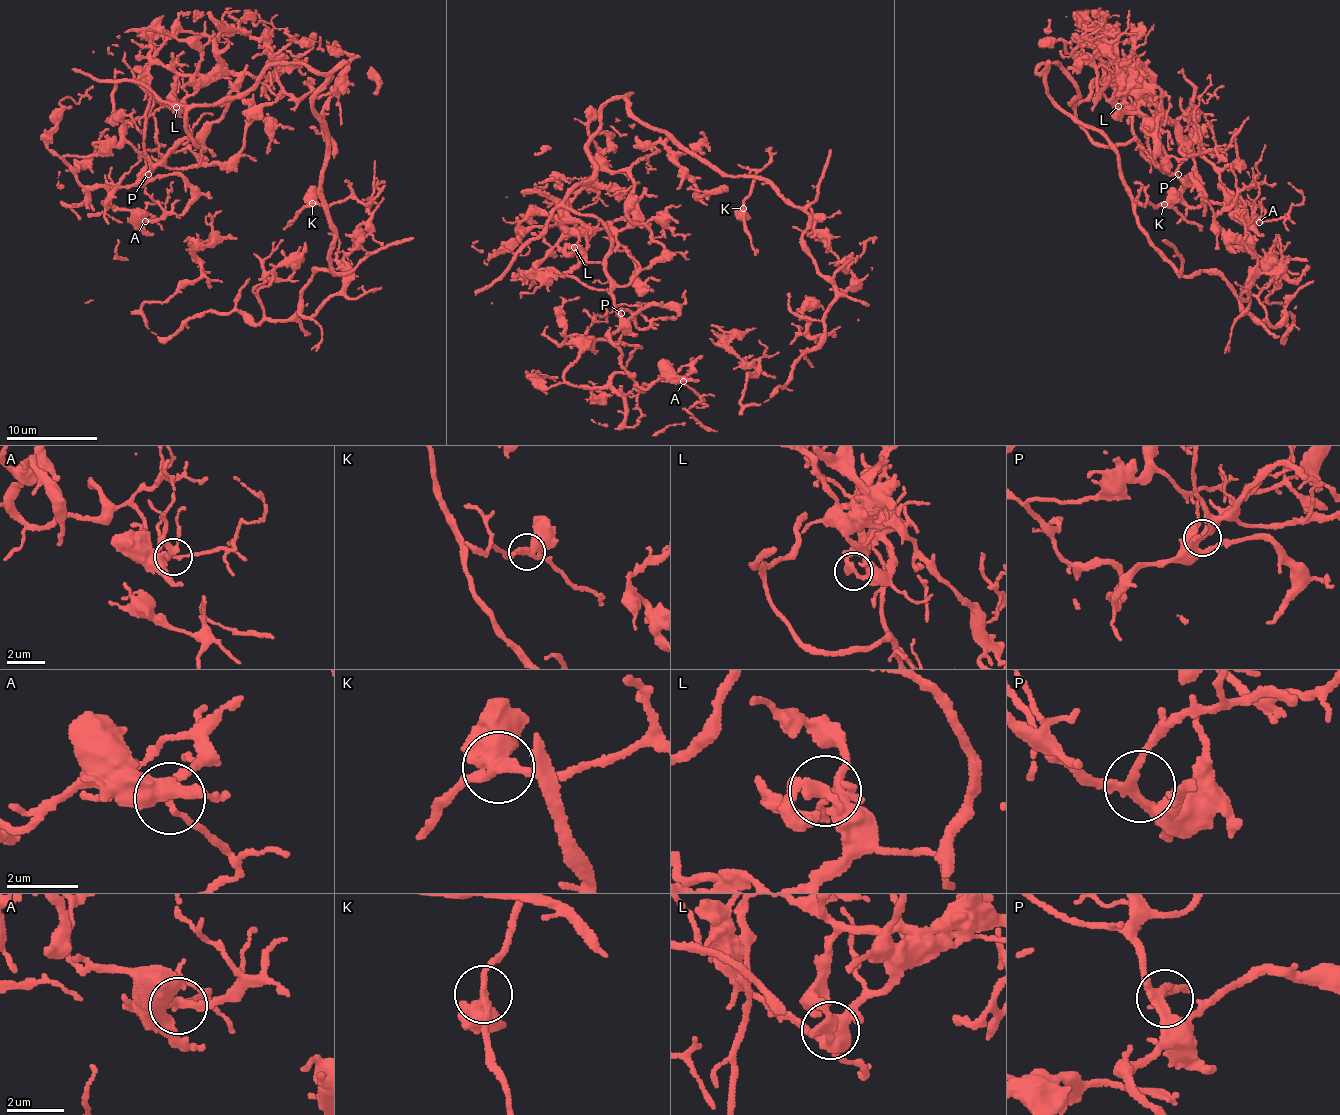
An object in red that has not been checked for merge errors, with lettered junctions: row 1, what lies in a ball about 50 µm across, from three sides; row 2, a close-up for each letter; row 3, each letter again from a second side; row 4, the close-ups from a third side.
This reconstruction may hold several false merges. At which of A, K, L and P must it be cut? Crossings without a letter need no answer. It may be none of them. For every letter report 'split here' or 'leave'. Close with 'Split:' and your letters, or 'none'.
A: leave
K: leave
L: split here
P: leave
Split: L

